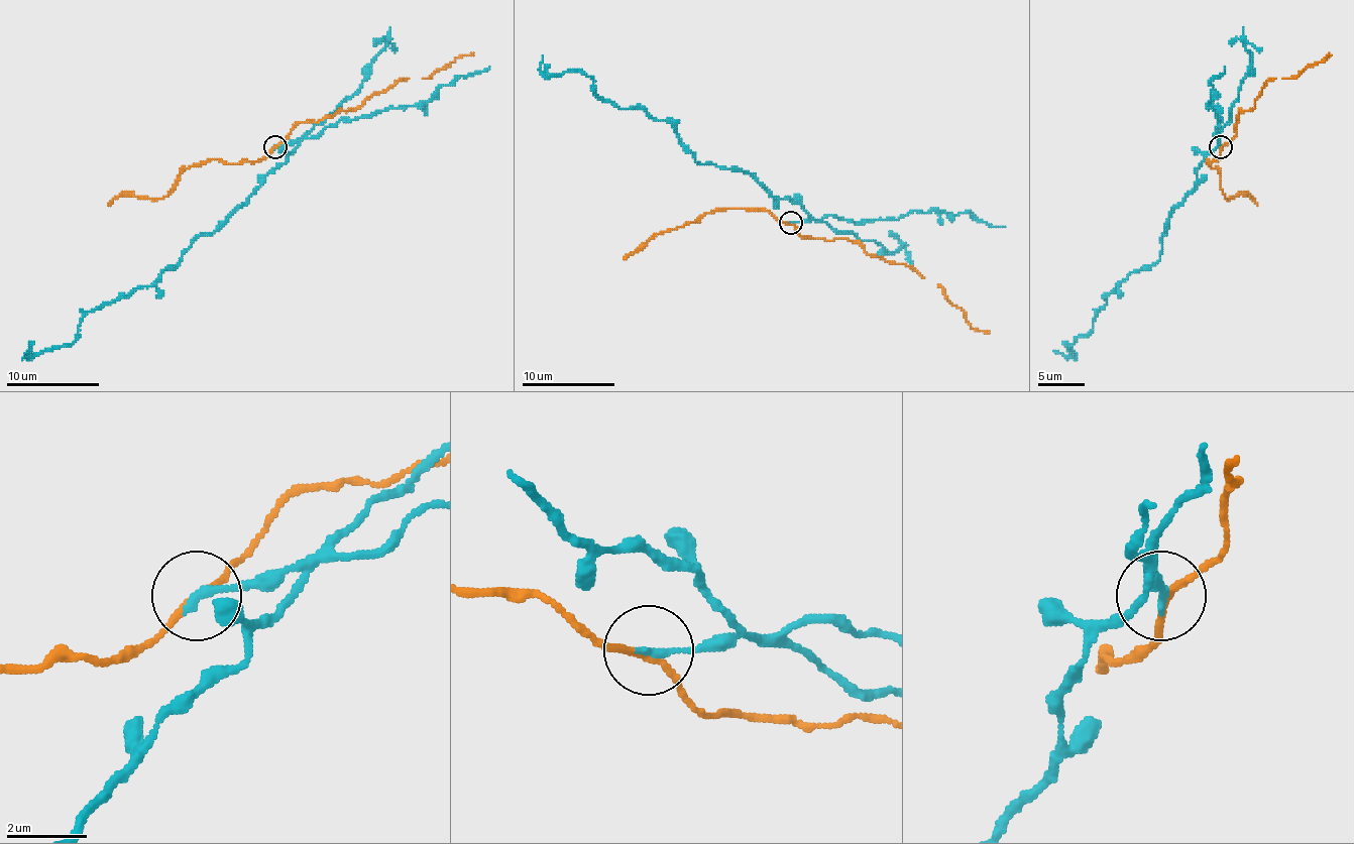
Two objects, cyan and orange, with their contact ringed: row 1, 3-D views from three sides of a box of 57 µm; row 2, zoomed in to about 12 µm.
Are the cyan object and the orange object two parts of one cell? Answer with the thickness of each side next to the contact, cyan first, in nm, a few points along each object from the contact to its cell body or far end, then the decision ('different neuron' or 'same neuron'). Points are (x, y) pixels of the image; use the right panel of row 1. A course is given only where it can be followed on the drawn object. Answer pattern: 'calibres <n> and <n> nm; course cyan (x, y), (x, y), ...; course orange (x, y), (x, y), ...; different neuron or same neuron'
calibres 240 and 140 nm; course cyan (1220, 147), (1171, 212), (1155, 263), (1104, 297), (1072, 353), (1053, 351); course orange (1222, 147), (1236, 133), (1236, 117), (1241, 110), (1254, 106), (1264, 85), (1275, 78), (1293, 78), (1329, 52); different neuron

